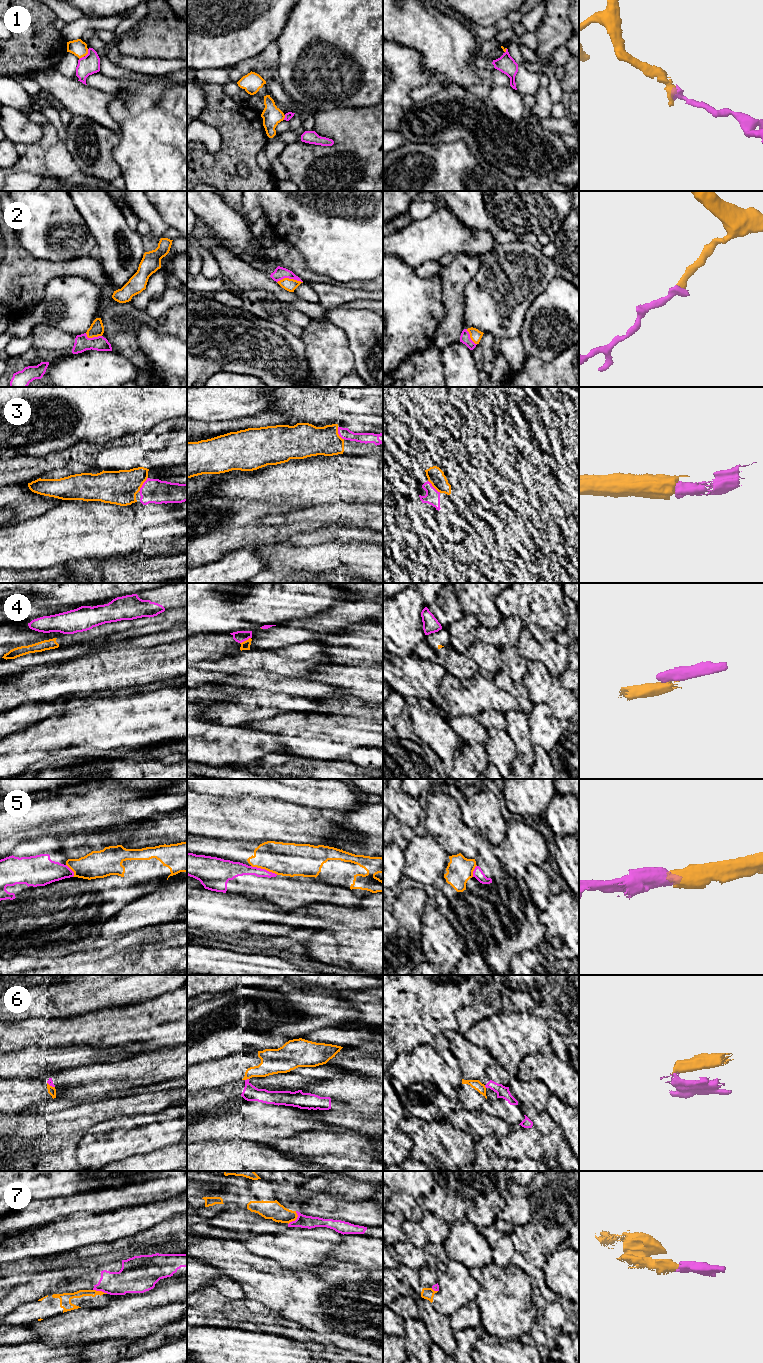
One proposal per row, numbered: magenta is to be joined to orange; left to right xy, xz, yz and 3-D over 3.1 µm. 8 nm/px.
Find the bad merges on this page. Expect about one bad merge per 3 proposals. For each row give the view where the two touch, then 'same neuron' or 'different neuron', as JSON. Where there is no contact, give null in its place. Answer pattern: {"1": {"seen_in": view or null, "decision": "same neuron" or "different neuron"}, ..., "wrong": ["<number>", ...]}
{"1": {"seen_in": "xy", "decision": "different neuron"}, "2": {"seen_in": "xz", "decision": "same neuron"}, "3": {"seen_in": "xy", "decision": "same neuron"}, "4": {"seen_in": "xz", "decision": "different neuron"}, "5": {"seen_in": "xz", "decision": "different neuron"}, "6": {"seen_in": "xz", "decision": "different neuron"}, "7": {"seen_in": "xz", "decision": "different neuron"}, "wrong": ["1", "4", "5", "6", "7"]}

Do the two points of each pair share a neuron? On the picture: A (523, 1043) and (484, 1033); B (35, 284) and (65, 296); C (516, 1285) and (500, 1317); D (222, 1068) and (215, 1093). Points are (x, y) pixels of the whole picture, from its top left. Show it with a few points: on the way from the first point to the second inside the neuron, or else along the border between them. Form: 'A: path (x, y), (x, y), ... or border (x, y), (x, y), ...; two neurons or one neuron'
A: path (513, 1036), (494, 1033); one neuron
B: border (65, 276), (53, 277), (36, 305); two neurons
C: path (515, 1293), (515, 1297), (506, 1306), (506, 1309); one neuron
D: border (221, 1086), (197, 1091); two neurons

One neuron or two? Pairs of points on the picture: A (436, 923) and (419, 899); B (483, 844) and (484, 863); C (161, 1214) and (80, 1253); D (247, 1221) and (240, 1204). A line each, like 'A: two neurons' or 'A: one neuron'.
A: two neurons
B: one neuron
C: two neurons
D: two neurons

